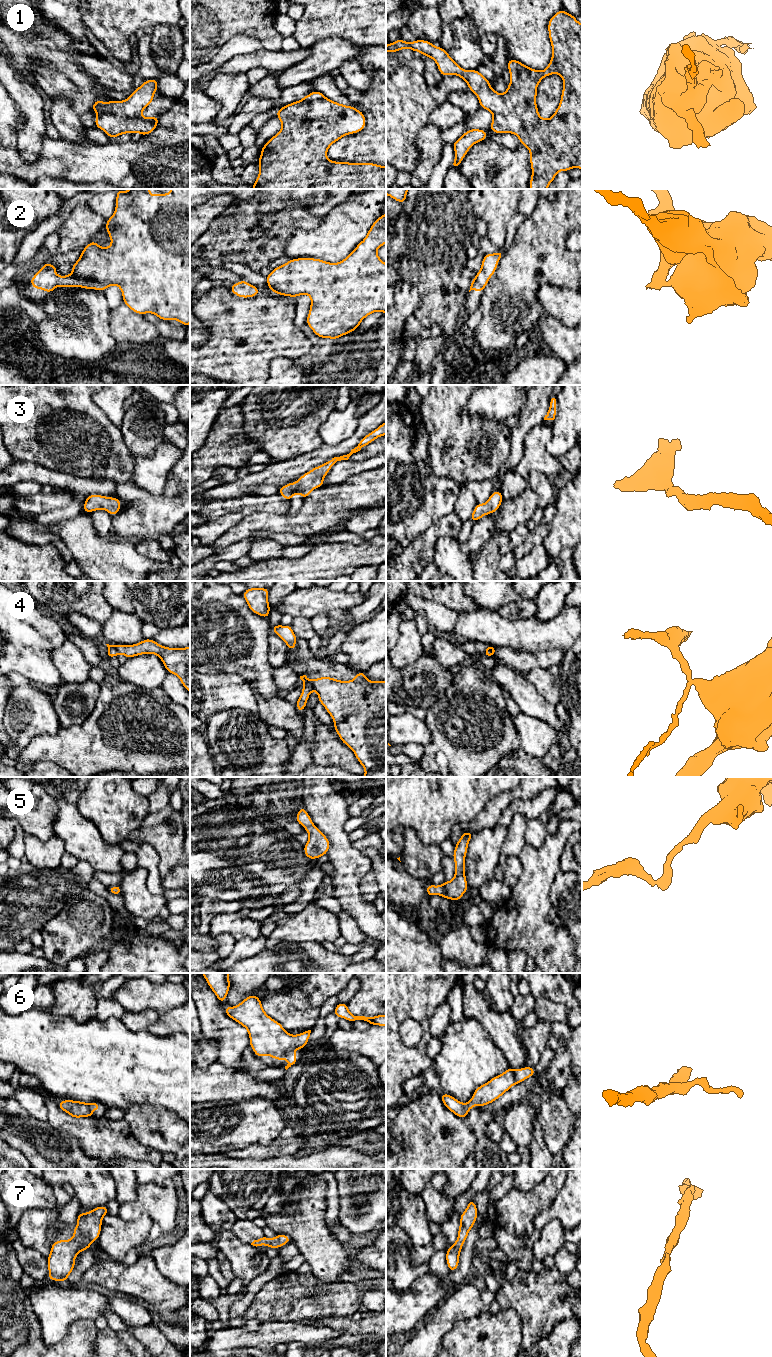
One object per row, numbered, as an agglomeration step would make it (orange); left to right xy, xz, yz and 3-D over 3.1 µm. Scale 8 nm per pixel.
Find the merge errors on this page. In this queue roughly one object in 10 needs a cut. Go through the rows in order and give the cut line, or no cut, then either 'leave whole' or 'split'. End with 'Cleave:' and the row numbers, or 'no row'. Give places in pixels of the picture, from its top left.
1: cut none; leave whole
2: cut xy (55, 273), (35, 276); split
3: cut none; leave whole
4: cut xz (311, 681), (313, 689); split
5: cut none; leave whole
6: cut none; leave whole
7: cut none; leave whole
Cleave: 2, 4

